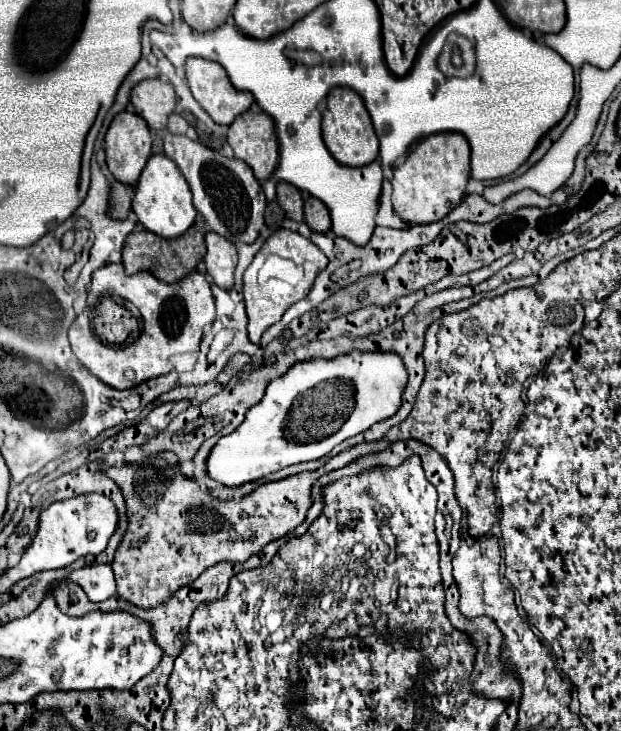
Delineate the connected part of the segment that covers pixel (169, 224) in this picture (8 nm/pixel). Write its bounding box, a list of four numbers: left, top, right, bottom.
[132,153,192,239]

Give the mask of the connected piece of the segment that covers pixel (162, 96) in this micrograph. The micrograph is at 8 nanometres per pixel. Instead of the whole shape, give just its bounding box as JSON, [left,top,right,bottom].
[130,79,176,131]

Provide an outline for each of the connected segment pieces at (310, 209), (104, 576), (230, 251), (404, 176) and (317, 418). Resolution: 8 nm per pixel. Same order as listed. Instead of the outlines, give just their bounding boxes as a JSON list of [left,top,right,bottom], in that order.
[[304,197,330,233],[58,565,116,601],[204,231,238,289],[392,133,470,223],[206,351,408,487]]

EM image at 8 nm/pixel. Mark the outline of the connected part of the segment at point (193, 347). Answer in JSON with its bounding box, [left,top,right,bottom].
[70,263,216,389]

